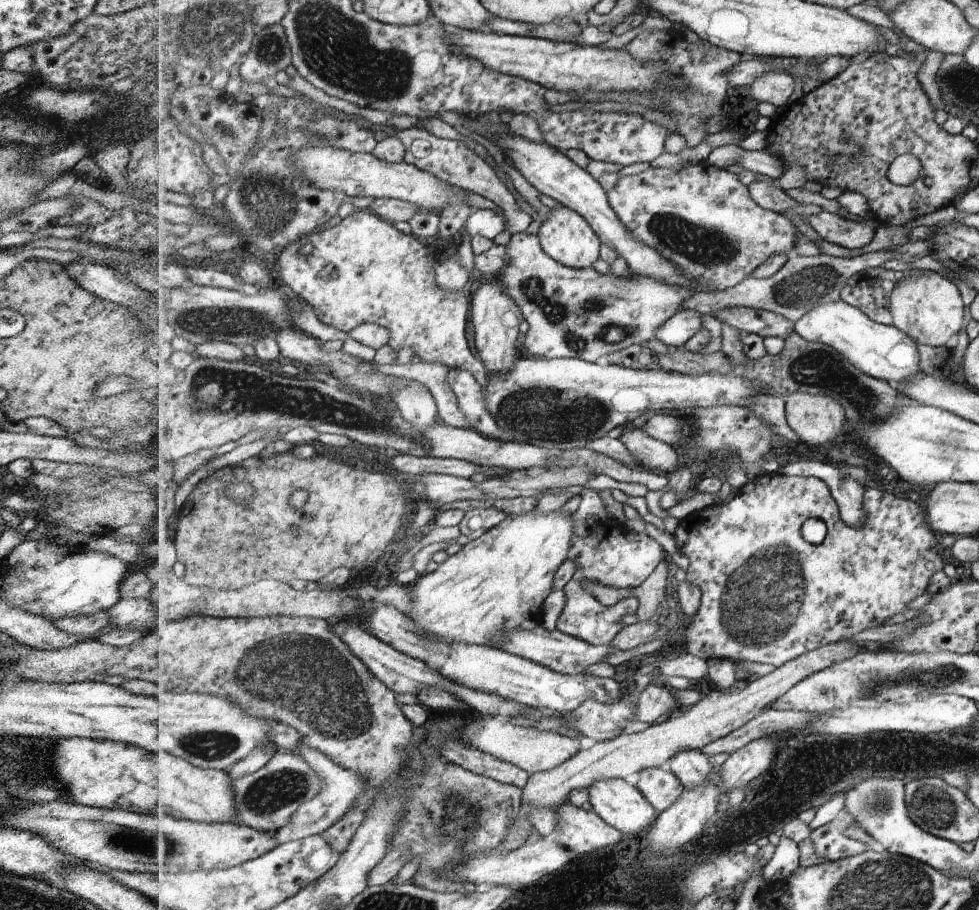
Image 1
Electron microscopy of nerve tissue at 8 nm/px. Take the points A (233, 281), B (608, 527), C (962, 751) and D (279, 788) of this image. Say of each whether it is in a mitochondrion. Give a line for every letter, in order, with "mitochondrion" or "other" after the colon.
A: other
B: other
C: mitochondrion
D: mitochondrion

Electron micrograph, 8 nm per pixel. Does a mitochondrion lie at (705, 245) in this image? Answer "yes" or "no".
yes

